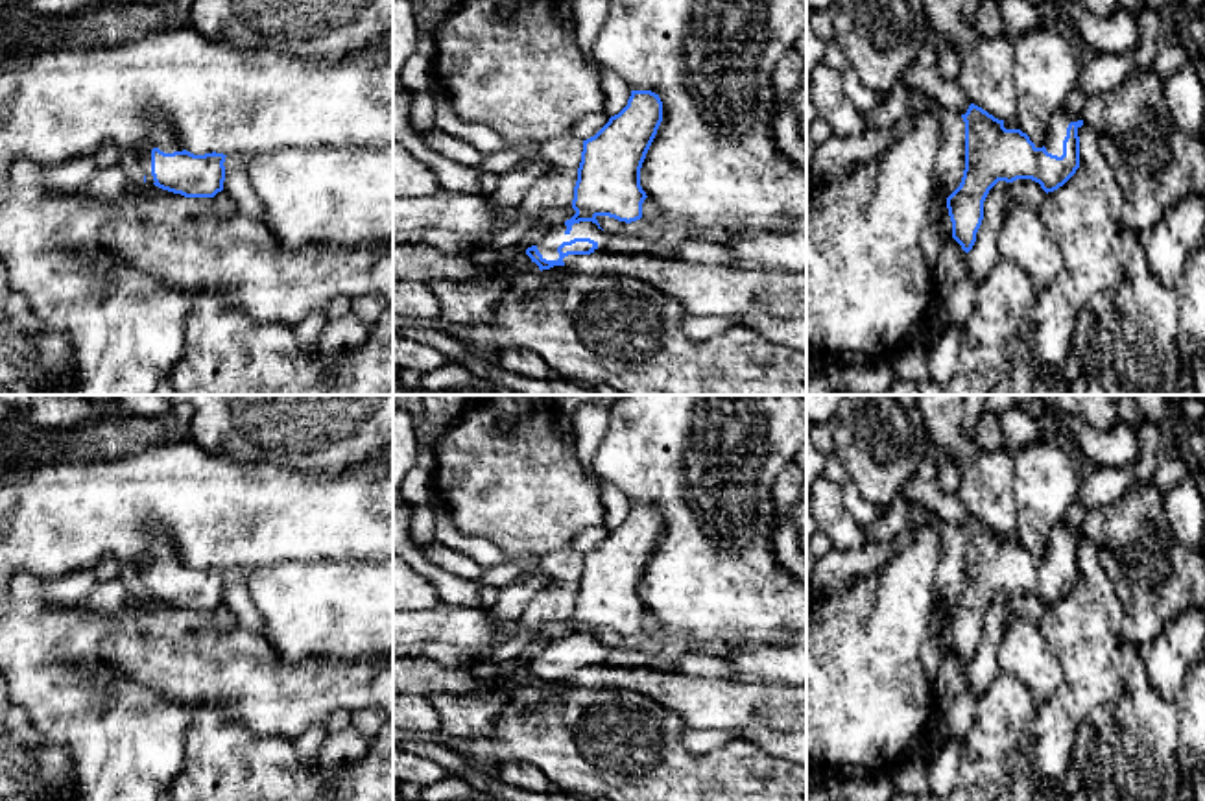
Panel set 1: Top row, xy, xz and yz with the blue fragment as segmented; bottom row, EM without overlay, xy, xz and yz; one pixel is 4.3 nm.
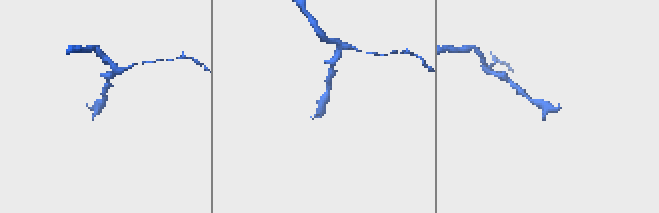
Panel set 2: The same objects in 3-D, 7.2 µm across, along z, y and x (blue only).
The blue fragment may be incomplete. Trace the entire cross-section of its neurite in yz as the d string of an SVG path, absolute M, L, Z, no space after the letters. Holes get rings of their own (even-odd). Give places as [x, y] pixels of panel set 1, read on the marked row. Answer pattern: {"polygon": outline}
{"polygon": "M971 103L965 122L965 170L960 186L947 197L952 238L969 253L984 220L984 201L998 183L1032 179L1048 194L1063 186L1080 168L1080 133L1083 120L1065 107L1050 120L1046 142L1037 148L1020 129L1006 129Z"}

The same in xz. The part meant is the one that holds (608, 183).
{"polygon": "M631 90L627 105L591 138L583 140L578 181L574 186L572 209L576 214L565 223L548 227L543 240L526 249L526 255L546 271L561 271L565 264L581 255L605 251L607 233L600 227L598 216L618 221L642 218L642 203L648 197L640 186L640 168L646 153L662 122L662 102L651 90Z"}

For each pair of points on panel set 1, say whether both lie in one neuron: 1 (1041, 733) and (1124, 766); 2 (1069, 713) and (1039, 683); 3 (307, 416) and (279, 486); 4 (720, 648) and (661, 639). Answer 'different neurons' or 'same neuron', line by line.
1: different neurons
2: different neurons
3: different neurons
4: same neuron

